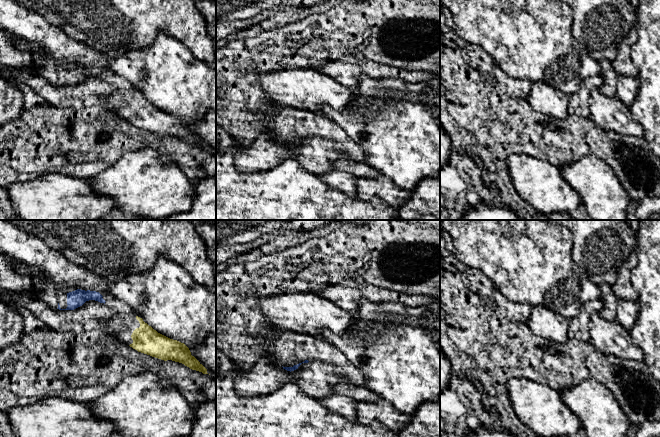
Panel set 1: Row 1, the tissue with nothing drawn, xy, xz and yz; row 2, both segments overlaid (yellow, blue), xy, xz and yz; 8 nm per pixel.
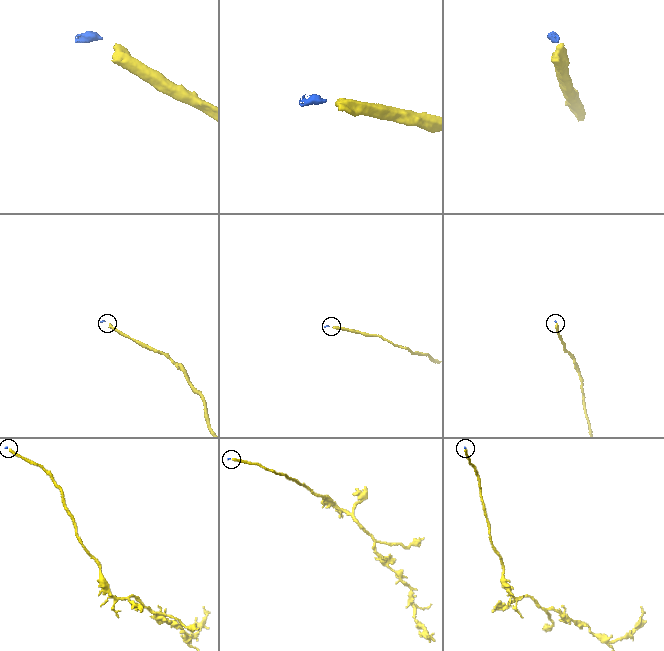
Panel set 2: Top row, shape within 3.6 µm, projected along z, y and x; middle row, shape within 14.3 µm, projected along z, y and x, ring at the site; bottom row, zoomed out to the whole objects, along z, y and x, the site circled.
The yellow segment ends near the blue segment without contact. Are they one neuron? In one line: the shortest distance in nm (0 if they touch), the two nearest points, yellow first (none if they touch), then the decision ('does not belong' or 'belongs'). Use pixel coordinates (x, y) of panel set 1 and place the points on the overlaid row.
280 nm | xy (136, 316), (105, 301) | belongs

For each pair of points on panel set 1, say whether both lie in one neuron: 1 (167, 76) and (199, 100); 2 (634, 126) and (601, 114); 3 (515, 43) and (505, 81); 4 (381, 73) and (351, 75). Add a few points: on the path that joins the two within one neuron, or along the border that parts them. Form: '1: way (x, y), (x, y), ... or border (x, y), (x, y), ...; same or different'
1: way (175, 82), (186, 87), (191, 92); same
2: way (626, 126), (613, 114), (609, 114); same
3: border (494, 62), (509, 75), (529, 81); different
4: way (374, 70), (358, 70); same

